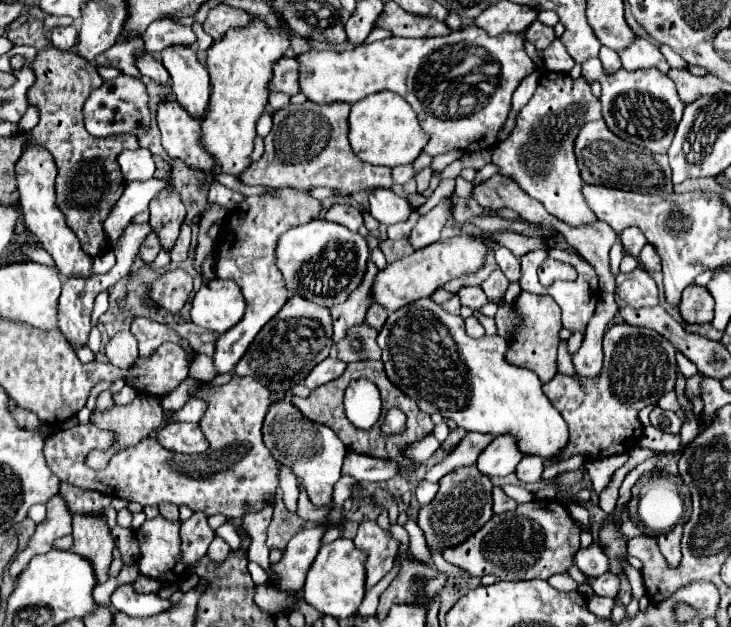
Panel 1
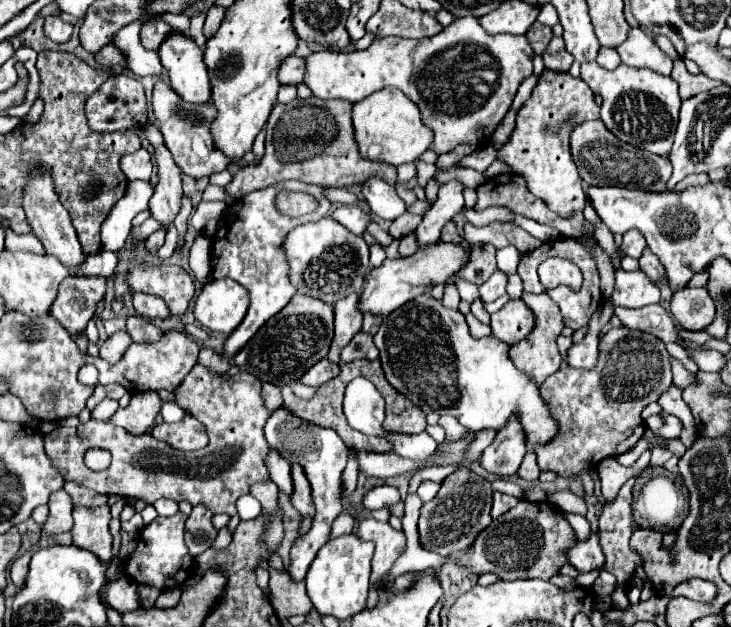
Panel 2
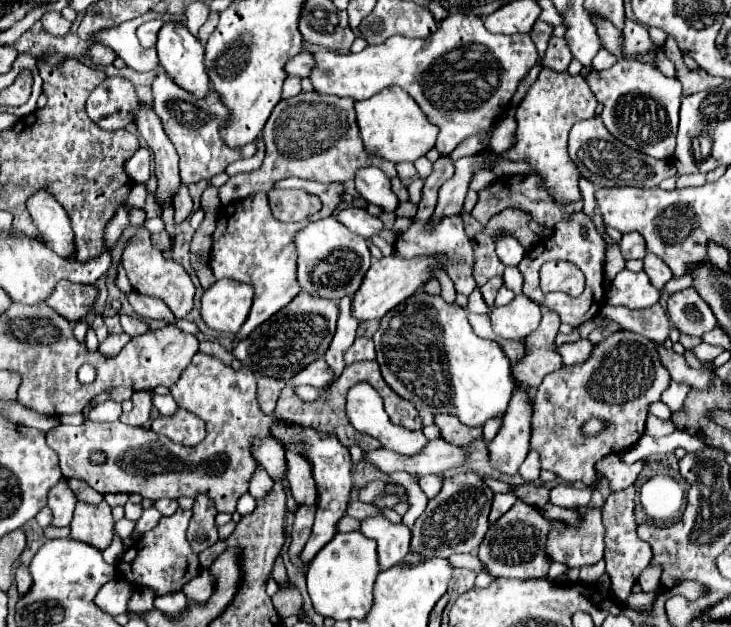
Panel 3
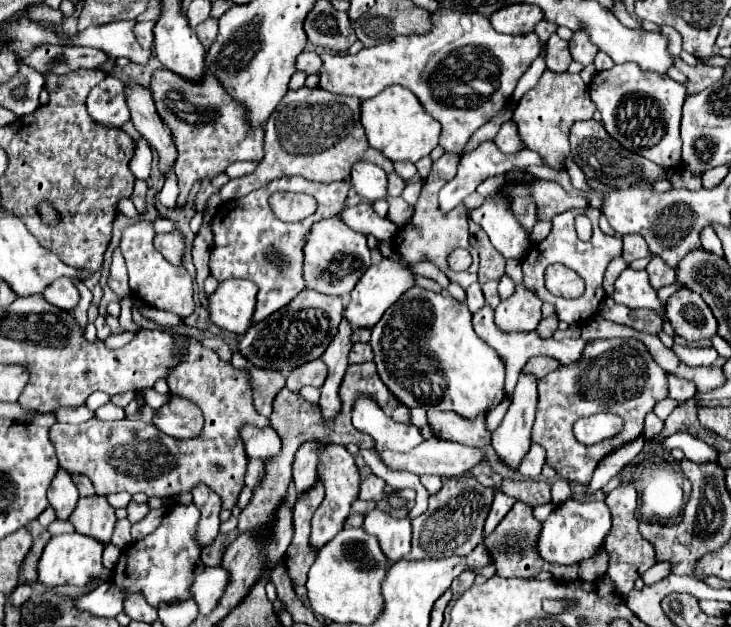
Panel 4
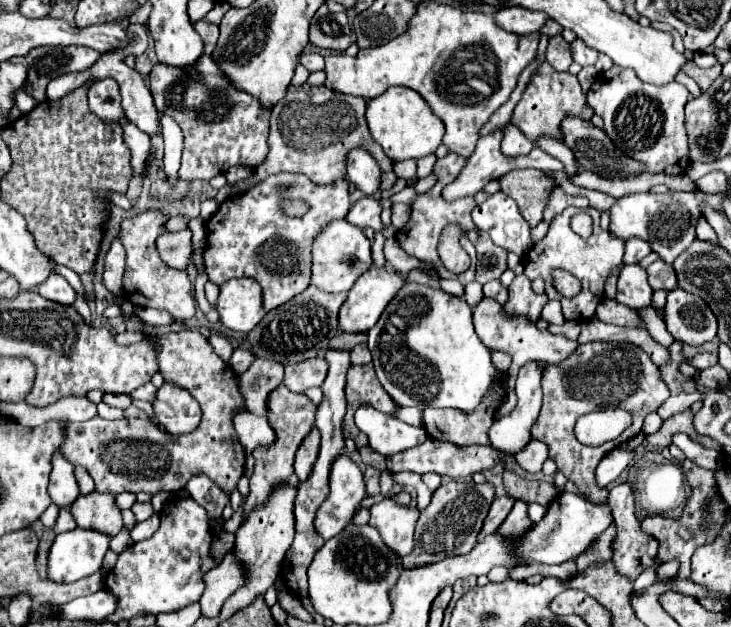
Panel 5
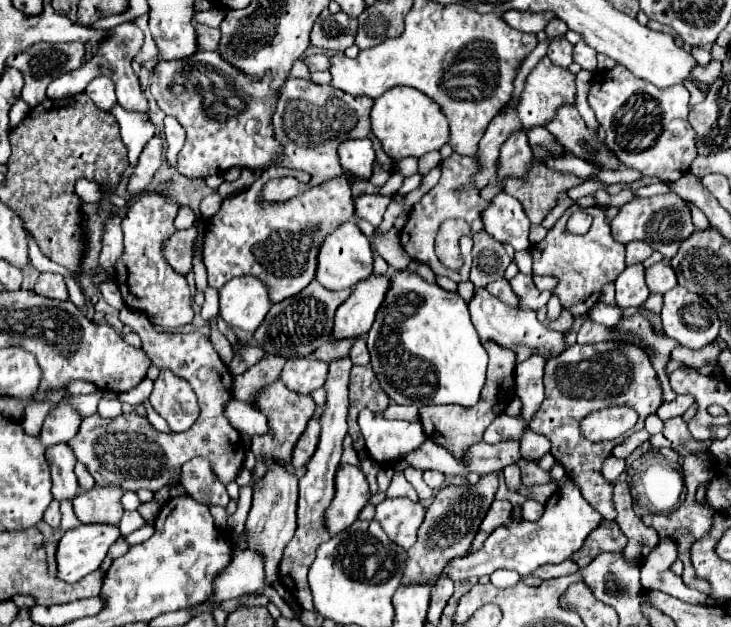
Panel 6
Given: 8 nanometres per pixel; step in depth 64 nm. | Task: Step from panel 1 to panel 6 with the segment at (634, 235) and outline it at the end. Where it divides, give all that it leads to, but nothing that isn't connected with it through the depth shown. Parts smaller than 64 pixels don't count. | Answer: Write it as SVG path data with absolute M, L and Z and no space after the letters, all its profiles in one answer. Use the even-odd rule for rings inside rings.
M632 242L632 244L626 244L626 264L638 264L638 262L644 262L646 258L650 258L654 250L644 244L644 242Z

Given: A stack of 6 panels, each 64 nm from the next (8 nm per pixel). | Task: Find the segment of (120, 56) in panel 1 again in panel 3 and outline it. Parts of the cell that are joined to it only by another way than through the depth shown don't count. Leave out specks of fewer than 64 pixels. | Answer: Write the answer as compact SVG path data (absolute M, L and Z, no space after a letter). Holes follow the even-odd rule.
M92 44L92 46L88 48L86 56L88 56L88 58L92 60L92 64L96 64L96 66L108 66L108 64L112 64L114 58L116 58L116 54L114 54L110 48L102 46L102 44Z

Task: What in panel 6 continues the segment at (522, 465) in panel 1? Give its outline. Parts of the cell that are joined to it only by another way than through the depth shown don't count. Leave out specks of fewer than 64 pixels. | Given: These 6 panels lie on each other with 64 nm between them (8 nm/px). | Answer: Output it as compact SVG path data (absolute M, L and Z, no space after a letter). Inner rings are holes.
M526 426L526 432L521 440L521 458L536 462L546 452L550 452L550 440L546 436L540 436Z

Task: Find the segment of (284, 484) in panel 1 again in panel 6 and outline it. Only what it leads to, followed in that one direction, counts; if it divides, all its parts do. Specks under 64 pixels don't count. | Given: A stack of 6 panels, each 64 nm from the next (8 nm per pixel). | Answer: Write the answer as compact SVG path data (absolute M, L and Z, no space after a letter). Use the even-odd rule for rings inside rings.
M232 396L232 400L224 406L224 416L228 416L228 422L244 434L244 442L250 442L250 436L254 434L266 434L268 432L268 422L266 416L260 414L258 410L254 410L250 404L236 400Z

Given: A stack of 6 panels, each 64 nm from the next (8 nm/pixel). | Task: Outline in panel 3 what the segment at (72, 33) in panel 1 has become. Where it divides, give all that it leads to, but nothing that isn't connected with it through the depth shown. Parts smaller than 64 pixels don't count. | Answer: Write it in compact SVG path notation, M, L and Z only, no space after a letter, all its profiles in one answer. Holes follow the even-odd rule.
M44 12L40 22L42 22L44 30L54 34L54 36L64 36L70 30L70 26L72 26L60 12Z

